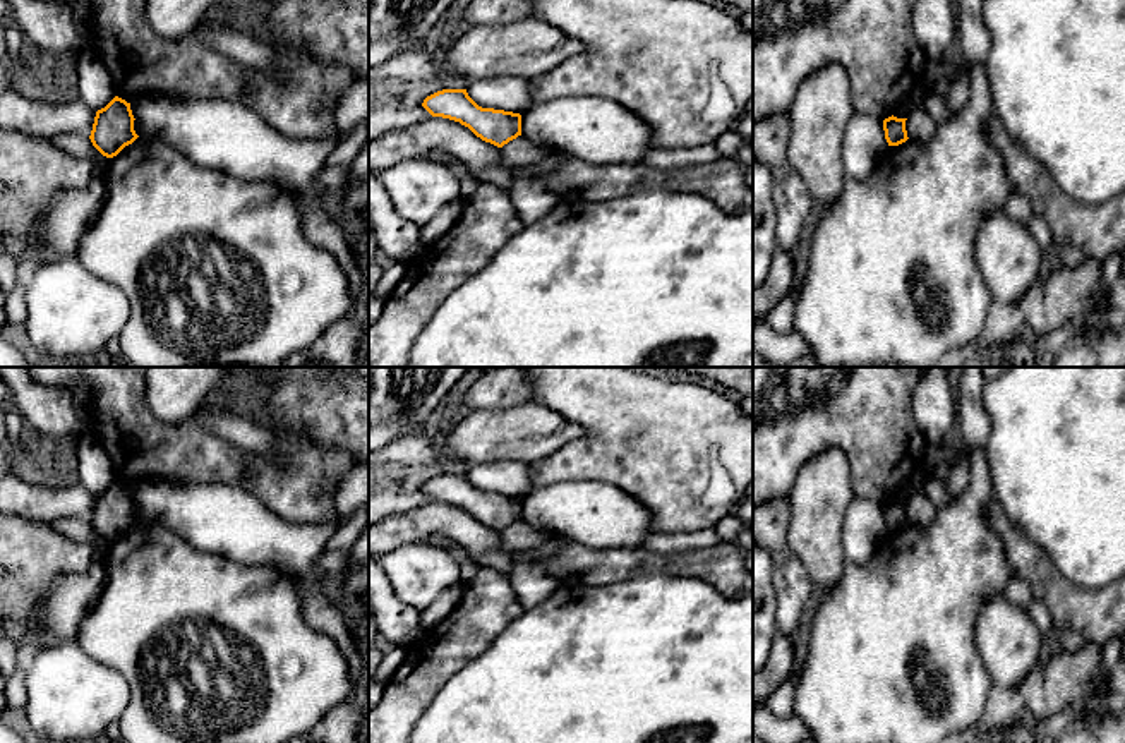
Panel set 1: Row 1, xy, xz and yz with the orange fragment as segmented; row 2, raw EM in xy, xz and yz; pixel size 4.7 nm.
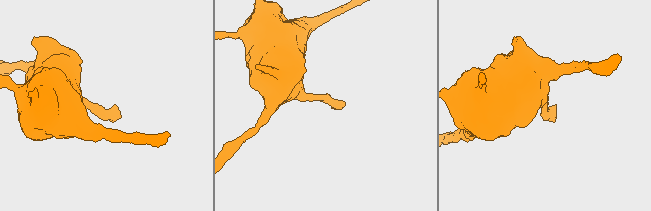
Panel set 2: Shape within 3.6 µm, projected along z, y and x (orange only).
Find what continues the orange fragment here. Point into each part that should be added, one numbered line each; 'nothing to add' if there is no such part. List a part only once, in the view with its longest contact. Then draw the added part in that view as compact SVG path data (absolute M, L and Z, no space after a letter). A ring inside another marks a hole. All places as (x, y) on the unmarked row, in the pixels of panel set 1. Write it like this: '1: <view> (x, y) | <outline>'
nothing to add

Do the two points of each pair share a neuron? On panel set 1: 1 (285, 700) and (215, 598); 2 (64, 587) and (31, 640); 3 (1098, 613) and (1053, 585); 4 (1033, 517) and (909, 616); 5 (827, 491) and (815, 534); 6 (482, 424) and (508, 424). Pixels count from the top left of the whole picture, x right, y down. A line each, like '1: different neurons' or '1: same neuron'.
1: same neuron
2: same neuron
3: same neuron
4: different neurons
5: same neuron
6: same neuron

